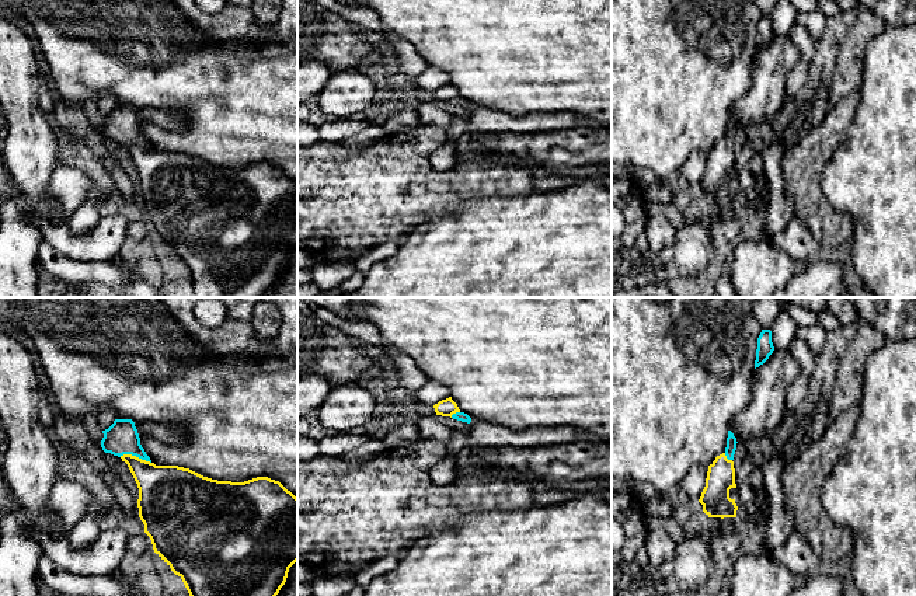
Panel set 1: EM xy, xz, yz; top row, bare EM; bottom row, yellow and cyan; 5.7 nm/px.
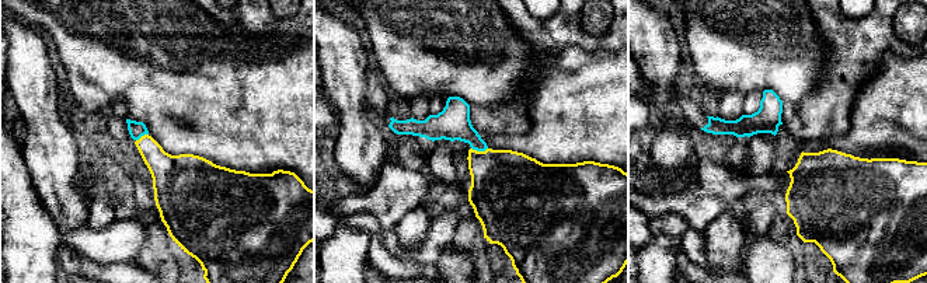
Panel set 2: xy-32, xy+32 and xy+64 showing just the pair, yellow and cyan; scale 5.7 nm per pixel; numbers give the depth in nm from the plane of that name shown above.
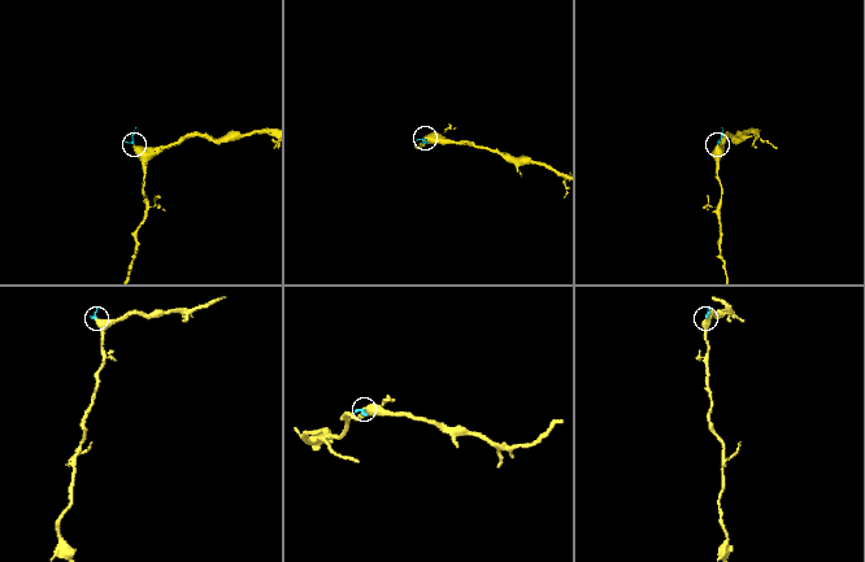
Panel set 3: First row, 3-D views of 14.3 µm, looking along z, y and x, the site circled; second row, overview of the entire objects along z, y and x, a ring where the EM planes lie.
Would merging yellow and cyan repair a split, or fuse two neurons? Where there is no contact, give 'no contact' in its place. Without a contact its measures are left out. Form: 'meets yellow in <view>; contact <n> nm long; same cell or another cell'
meets yellow in xy; contact 190 nm long; same cell

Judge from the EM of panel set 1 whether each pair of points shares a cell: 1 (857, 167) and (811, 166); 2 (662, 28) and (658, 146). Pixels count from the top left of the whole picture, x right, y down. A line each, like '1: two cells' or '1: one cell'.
1: two cells
2: one cell

